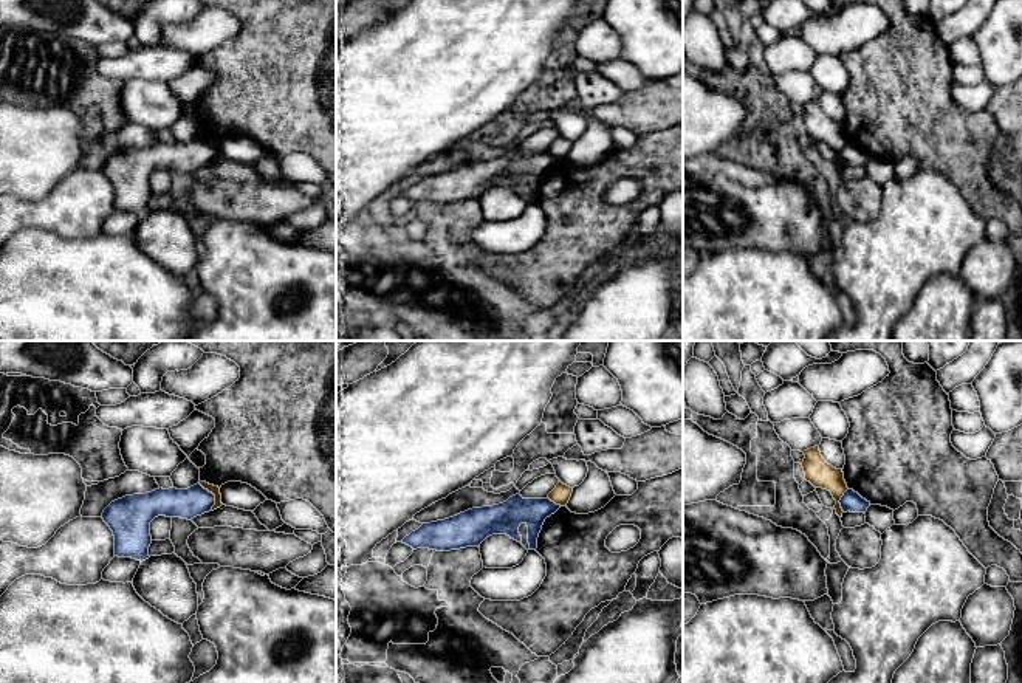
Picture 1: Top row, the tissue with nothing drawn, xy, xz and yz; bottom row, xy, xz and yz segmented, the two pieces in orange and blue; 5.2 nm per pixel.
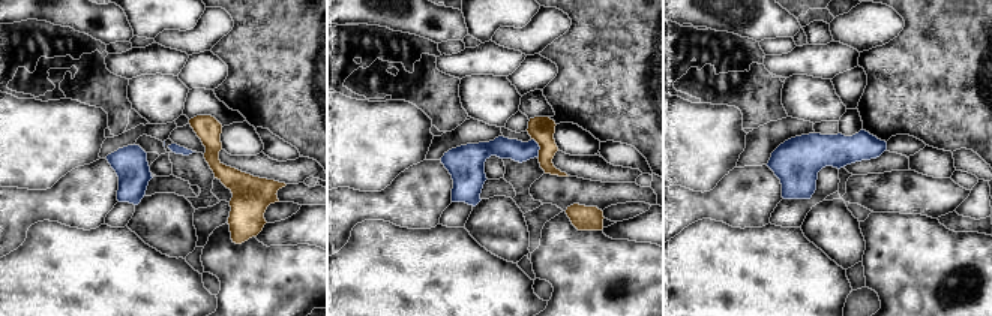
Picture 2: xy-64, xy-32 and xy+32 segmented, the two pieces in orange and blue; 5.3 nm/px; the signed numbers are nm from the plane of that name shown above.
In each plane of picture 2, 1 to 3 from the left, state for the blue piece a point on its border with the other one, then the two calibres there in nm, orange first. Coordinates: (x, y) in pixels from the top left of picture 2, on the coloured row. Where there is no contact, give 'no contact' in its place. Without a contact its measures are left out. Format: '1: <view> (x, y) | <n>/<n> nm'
1: no contact
2: xy-32 (541, 149) | 140/120 nm
3: no contact

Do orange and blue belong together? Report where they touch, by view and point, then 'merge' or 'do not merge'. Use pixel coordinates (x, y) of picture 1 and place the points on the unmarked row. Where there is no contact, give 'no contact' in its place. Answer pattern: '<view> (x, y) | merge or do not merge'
xy (212, 146) | do not merge

